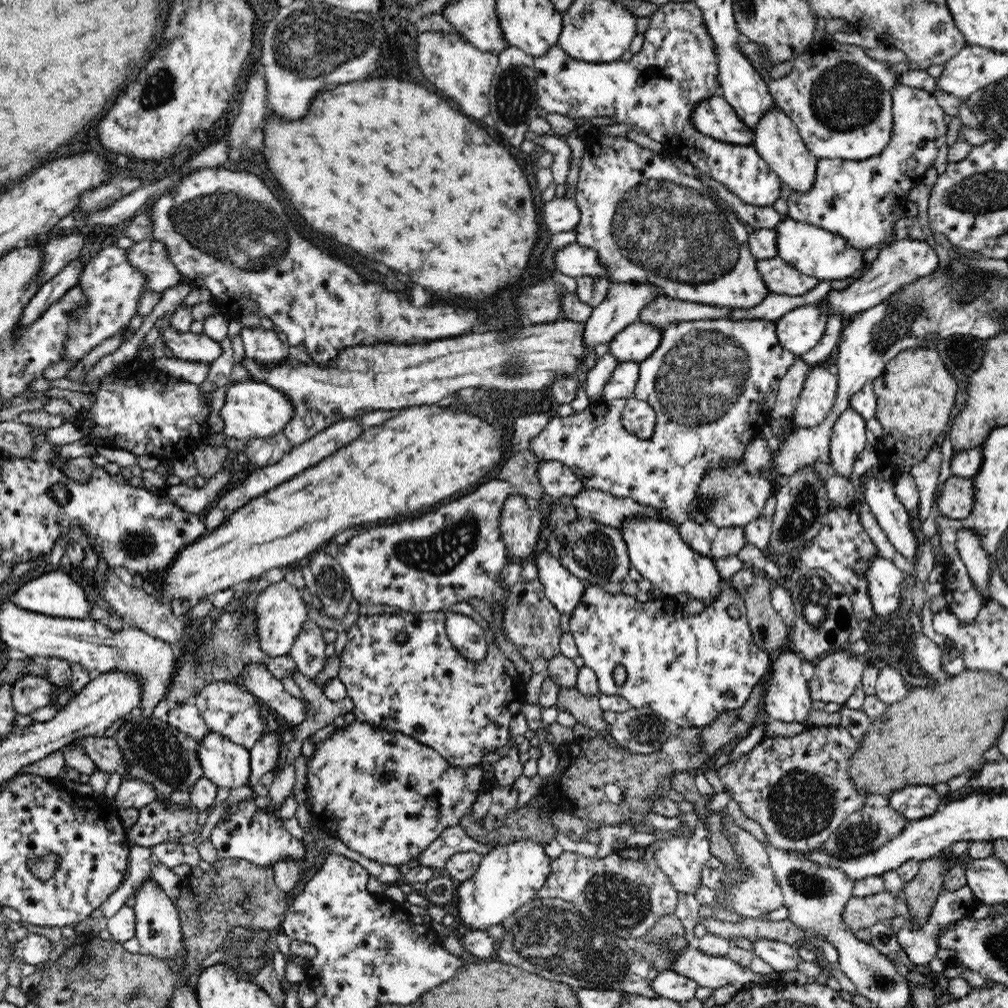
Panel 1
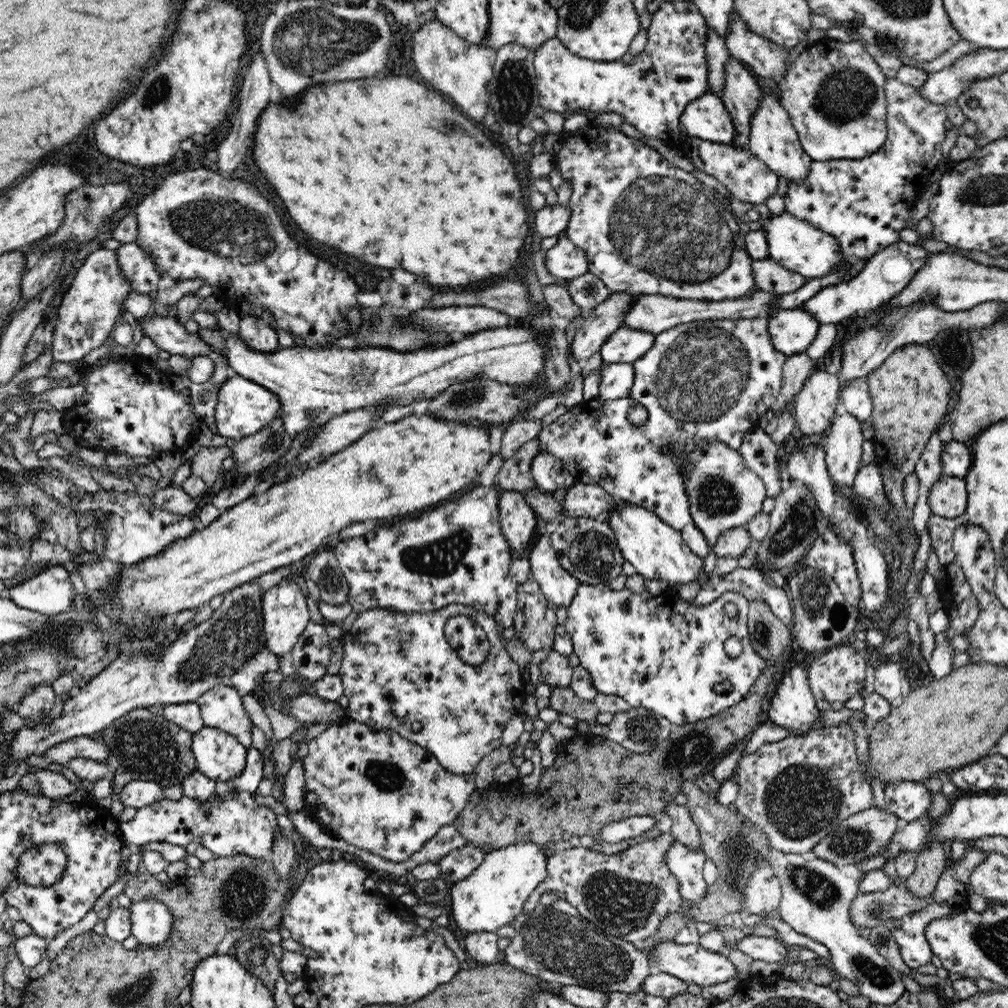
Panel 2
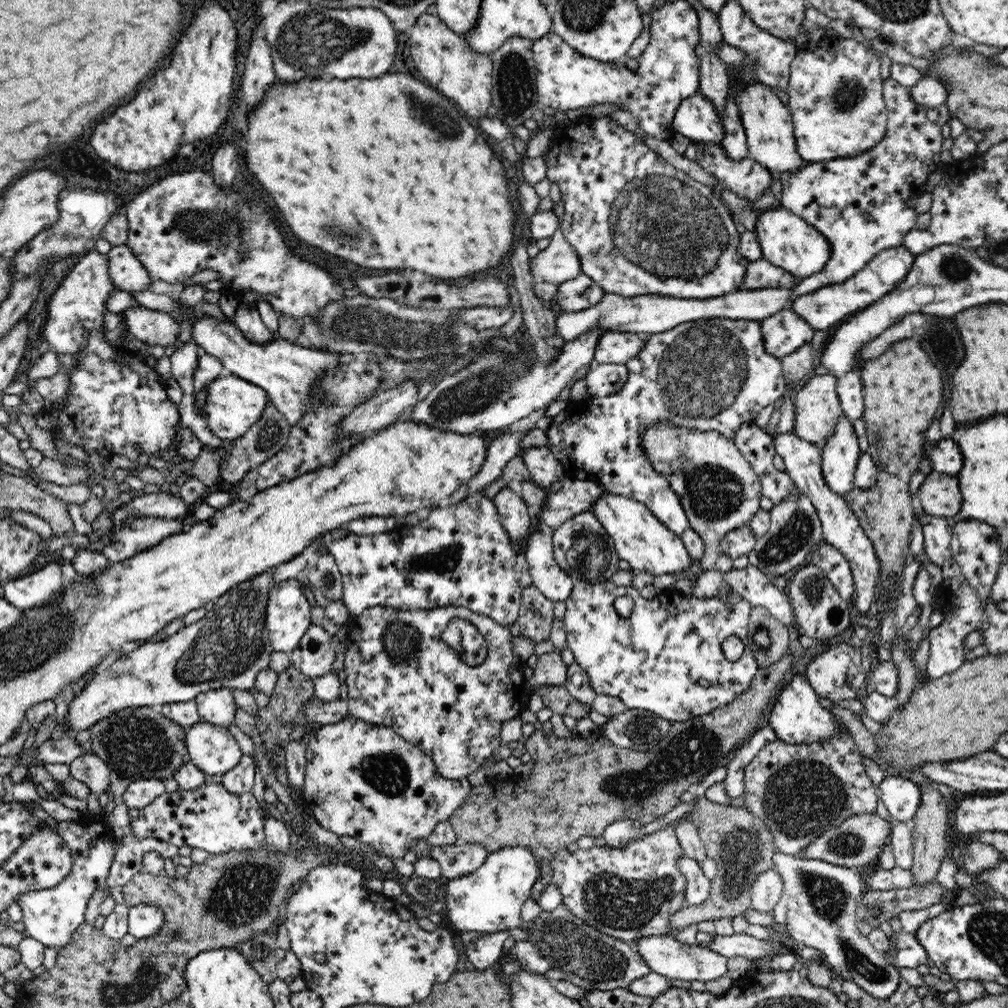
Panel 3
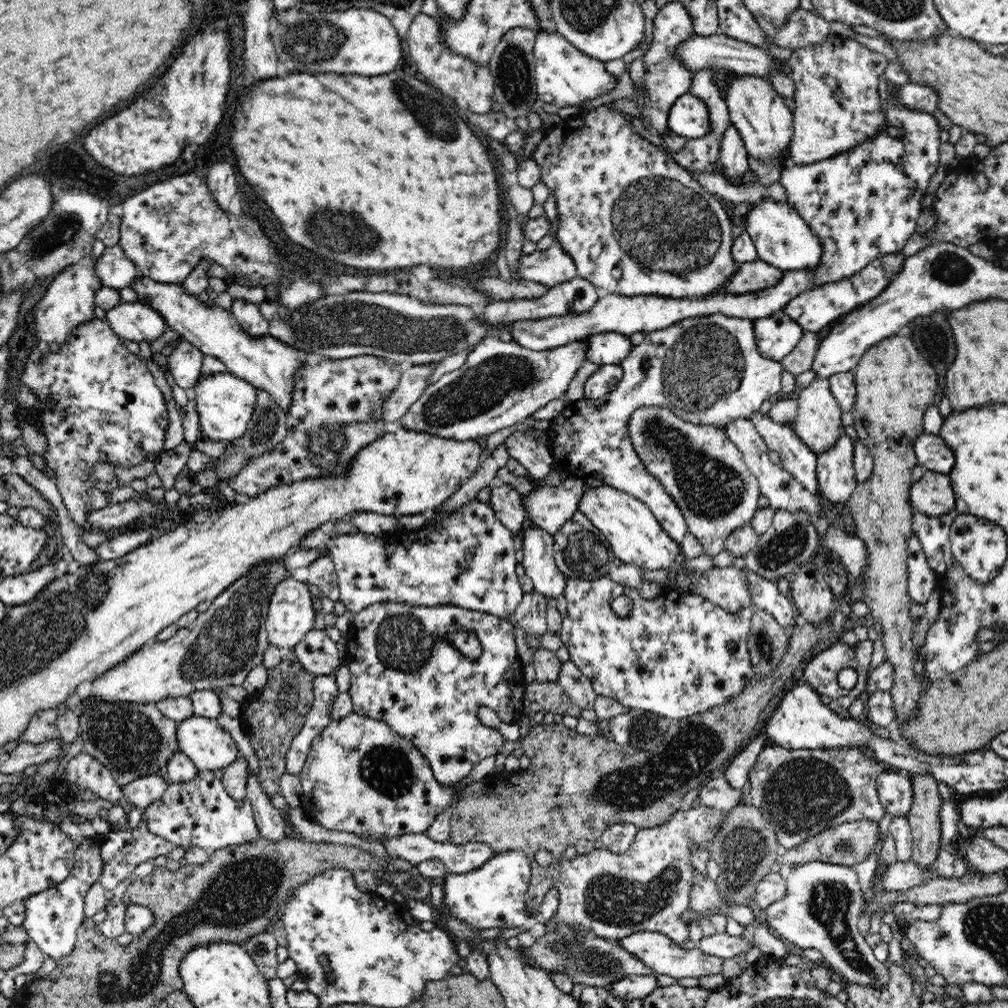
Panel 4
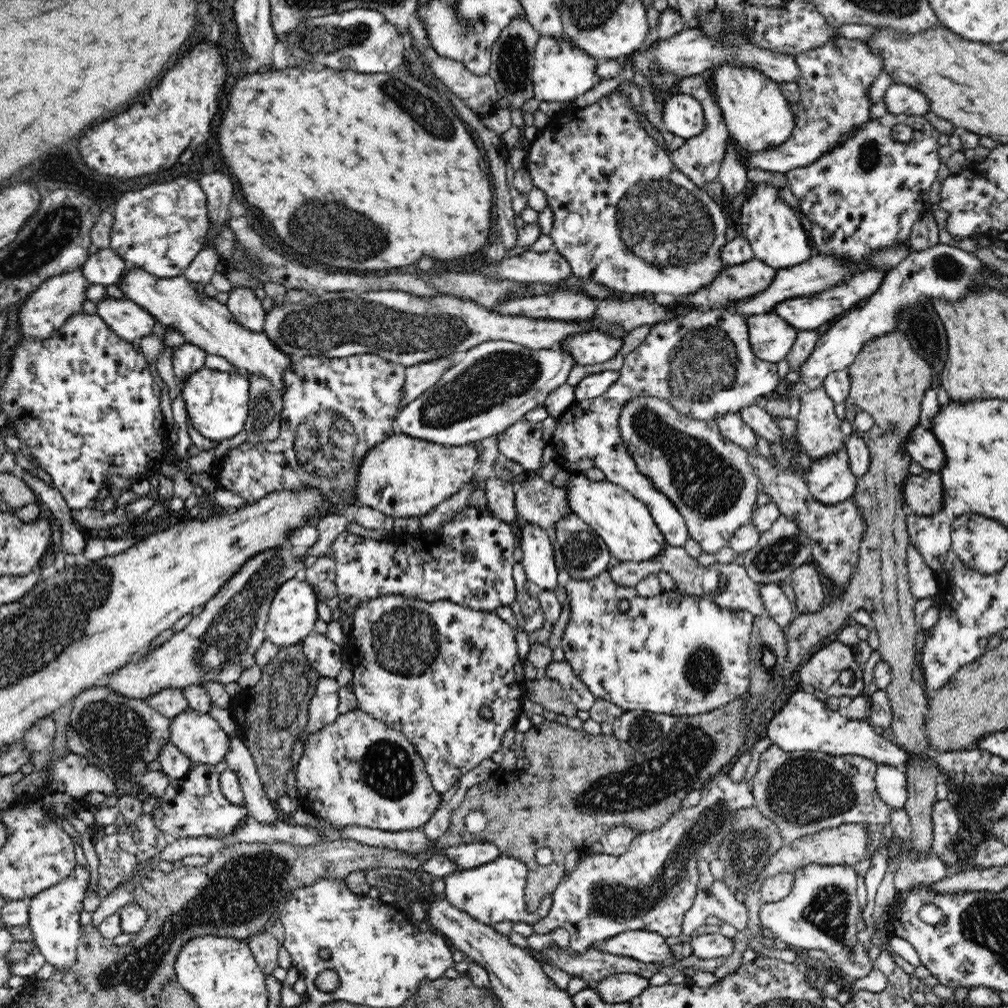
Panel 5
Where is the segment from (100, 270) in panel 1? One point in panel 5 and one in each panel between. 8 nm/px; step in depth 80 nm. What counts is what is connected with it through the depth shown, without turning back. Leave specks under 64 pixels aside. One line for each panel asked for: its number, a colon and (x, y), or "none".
2: (89, 307)
3: (76, 307)
4: (68, 300)
5: (46, 309)

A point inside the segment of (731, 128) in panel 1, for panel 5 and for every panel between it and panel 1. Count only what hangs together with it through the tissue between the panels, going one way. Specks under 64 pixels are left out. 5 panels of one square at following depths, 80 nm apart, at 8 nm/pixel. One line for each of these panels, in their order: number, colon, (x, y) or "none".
2: (706, 117)
3: (695, 117)
4: (688, 116)
5: (683, 116)

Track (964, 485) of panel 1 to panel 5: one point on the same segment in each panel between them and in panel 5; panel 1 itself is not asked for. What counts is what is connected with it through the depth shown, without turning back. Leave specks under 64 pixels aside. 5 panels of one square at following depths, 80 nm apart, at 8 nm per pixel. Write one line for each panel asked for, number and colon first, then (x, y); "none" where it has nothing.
2: (947, 498)
3: (939, 495)
4: (932, 495)
5: (923, 493)

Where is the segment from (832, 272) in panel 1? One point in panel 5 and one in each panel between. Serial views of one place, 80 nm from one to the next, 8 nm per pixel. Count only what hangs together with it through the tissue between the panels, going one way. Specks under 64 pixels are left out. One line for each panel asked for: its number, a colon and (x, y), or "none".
2: (795, 244)
3: (787, 241)
4: (782, 238)
5: (777, 238)

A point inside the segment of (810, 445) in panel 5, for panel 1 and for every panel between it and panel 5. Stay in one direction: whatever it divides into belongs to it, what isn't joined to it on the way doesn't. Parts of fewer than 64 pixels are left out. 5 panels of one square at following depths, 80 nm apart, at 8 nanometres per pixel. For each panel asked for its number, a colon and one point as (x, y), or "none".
1: (817, 398)
2: (815, 407)
3: (817, 411)
4: (818, 425)

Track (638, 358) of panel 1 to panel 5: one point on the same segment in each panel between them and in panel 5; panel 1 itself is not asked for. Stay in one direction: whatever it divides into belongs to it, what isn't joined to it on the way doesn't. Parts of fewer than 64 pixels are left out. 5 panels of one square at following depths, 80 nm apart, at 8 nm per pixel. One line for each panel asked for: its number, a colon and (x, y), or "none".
2: (625, 345)
3: (613, 347)
4: (607, 348)
5: (587, 348)

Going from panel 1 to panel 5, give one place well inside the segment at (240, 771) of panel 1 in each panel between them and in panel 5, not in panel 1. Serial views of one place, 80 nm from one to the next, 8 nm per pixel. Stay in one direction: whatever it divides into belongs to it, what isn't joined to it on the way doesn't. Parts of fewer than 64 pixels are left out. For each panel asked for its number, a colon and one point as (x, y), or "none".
2: (218, 755)
3: (212, 748)
4: (207, 745)
5: (196, 734)

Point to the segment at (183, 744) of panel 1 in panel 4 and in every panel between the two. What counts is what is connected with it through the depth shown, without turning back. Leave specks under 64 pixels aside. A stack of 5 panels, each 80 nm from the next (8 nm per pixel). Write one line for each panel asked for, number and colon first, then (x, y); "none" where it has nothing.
2: (144, 746)
3: (140, 742)
4: (131, 740)

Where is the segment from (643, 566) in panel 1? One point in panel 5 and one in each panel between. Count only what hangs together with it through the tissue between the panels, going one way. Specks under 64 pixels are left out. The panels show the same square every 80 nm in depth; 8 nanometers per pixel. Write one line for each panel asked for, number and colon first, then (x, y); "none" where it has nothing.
2: (656, 550)
3: (639, 538)
4: (635, 536)
5: (625, 524)

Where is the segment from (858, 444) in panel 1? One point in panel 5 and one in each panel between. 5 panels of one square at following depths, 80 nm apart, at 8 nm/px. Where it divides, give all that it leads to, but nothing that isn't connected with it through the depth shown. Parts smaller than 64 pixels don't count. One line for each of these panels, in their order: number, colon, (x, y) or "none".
2: (843, 446)
3: (840, 456)
4: (836, 481)
5: (830, 480)

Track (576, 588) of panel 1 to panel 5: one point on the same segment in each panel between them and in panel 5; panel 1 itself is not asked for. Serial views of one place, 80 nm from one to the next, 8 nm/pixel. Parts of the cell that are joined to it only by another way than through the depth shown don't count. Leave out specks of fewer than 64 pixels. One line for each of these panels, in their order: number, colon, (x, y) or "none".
2: (559, 586)
3: (546, 575)
4: (539, 562)
5: (538, 559)

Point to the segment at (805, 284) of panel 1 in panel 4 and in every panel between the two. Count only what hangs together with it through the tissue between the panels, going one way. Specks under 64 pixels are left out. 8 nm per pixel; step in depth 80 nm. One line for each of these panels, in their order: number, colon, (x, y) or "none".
2: (770, 276)
3: (761, 274)
4: (756, 275)

